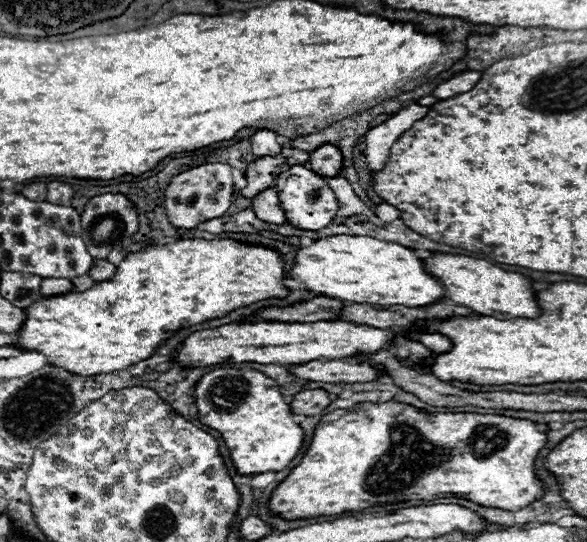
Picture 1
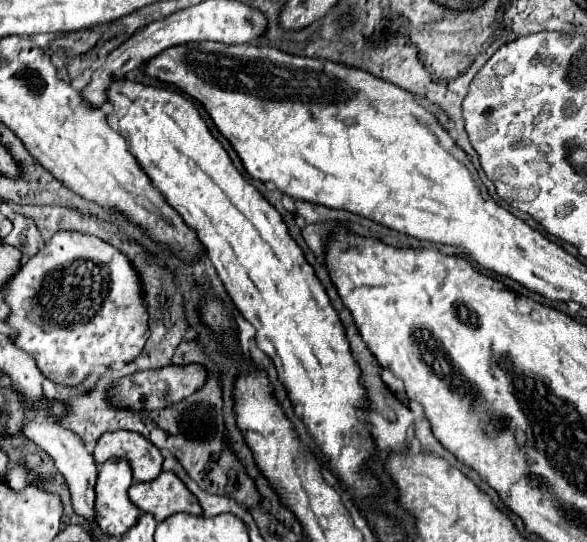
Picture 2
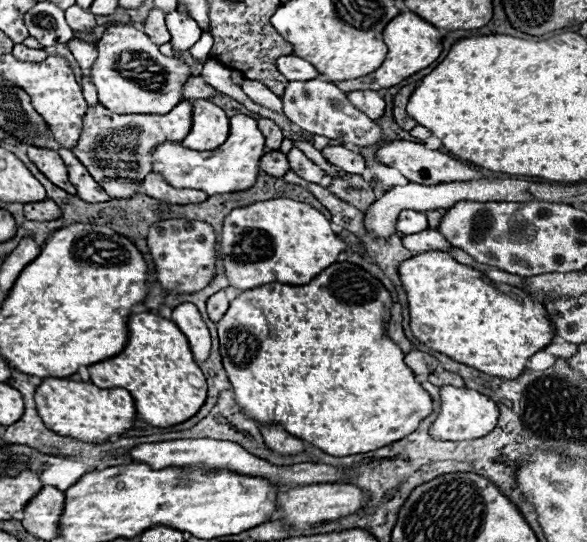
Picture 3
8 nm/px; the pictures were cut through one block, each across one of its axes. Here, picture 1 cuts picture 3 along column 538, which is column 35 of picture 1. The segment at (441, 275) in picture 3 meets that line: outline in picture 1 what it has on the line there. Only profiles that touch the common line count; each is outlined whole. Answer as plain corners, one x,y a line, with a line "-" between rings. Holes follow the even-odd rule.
226,238
226,240
176,240
176,242
164,244
164,246
150,246
150,248
144,248
142,252
128,254
126,260
116,266
116,276
108,282
98,282
86,292
68,292
68,294
54,296
54,298
42,298
42,300
34,302
32,306
28,306
26,308
28,318
18,332
18,336
20,336
18,346
28,350
28,352
42,352
52,366
60,366
60,368
64,368
68,372
74,372
74,374
80,374
80,376
118,372
118,370
124,370
132,364
138,364
140,360
150,358
152,352
166,340
168,332
178,332
180,328
188,328
188,326
194,326
194,324
202,324
206,320
222,318
222,316
230,314
232,310
238,310
242,306
250,306
250,304
260,302
260,300
268,300
268,298
280,298
282,300
282,298
286,298
290,294
290,290
284,286
284,276
286,276
286,270
284,270
282,254
276,248
266,248
266,246
260,246
260,244
246,244
246,242
236,242
236,240

